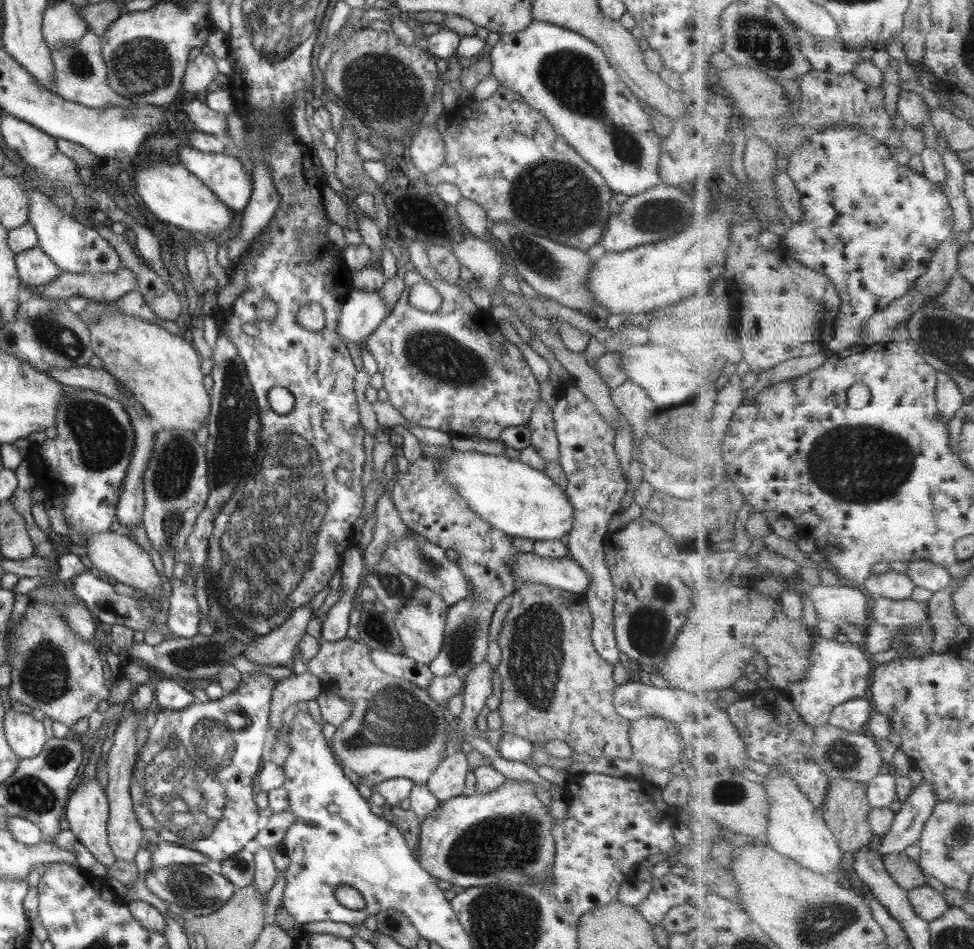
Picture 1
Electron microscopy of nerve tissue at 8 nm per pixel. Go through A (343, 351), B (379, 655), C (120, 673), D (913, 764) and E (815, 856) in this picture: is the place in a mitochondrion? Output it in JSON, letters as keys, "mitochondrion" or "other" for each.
{"A":"other","B":"other","C":"other","D":"other","E":"other"}

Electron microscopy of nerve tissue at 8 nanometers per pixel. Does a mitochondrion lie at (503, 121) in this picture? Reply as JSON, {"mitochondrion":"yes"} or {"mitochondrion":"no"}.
{"mitochondrion":"no"}

